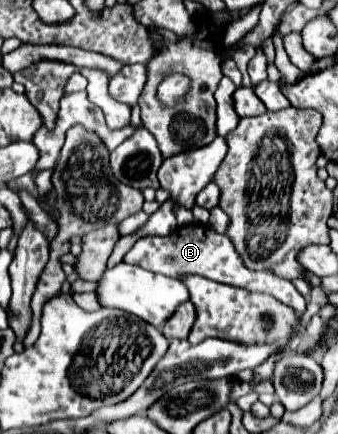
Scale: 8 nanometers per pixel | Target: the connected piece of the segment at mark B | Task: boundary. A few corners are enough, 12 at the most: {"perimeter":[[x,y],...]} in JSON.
{"perimeter":[[208,225],[140,237],[124,261],[270,293],[298,313],[290,281],[246,269],[226,235]]}

